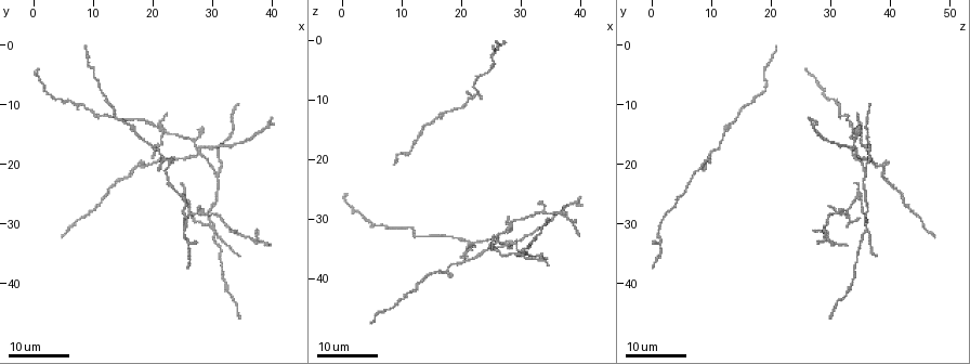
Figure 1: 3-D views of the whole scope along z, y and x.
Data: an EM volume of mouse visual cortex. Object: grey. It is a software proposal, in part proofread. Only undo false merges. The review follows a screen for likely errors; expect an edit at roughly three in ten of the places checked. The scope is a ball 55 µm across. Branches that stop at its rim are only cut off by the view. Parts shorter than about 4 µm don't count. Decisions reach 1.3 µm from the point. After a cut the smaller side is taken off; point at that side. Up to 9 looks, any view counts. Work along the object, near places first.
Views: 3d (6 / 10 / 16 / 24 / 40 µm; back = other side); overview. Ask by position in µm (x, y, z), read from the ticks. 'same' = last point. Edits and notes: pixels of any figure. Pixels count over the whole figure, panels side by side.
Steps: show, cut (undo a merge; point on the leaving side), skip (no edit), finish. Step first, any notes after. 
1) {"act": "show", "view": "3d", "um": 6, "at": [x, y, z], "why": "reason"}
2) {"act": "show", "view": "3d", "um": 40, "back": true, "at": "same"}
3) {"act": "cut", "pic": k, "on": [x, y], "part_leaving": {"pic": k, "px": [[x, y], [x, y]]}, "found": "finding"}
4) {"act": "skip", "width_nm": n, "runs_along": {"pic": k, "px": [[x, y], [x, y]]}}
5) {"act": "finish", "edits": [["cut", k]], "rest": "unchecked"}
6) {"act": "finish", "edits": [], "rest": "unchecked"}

{"act": "show", "view": "3d", "um": 16, "at": [12.0, 11.5, 31.5], "why": "sudden change in width"}

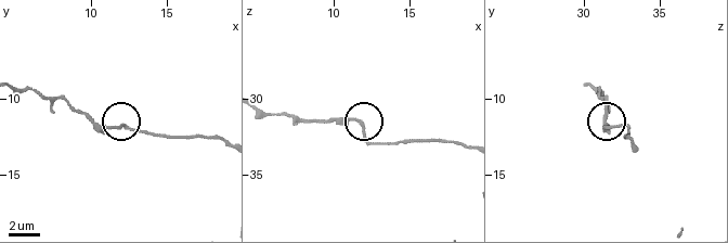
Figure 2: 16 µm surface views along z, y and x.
{"act": "show", "view": "3d", "um": 10, "at": [11.8, 12.0, 31.6]}

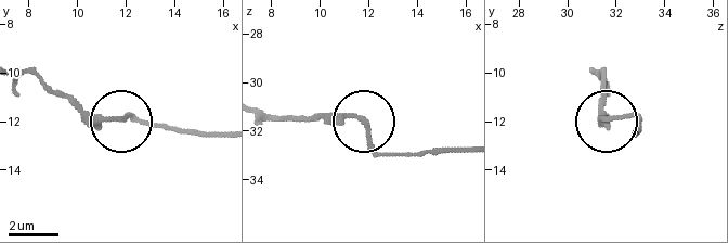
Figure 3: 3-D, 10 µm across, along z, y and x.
{"act": "skip", "width_nm": 190, "runs_along": {"pic": 3, "px": [[260, 111], [353, 115], [364, 122], [373, 146], [401, 153]]}, "found": "all the same cell"}

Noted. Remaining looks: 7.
{"act": "show", "view": "3d", "um": 16, "at": [31.0, 22.0, 35.5], "why": "side arm on a straight run"}

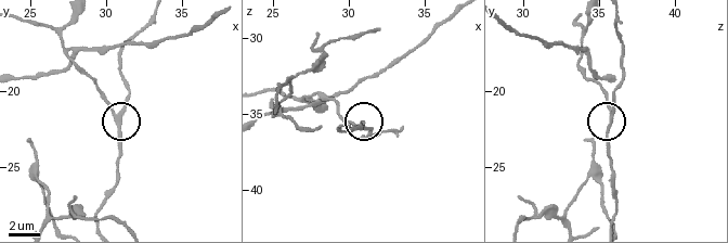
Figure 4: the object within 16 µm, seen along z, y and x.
{"act": "show", "view": "3d", "um": 10, "at": [30.8, 21.6, 35.8]}

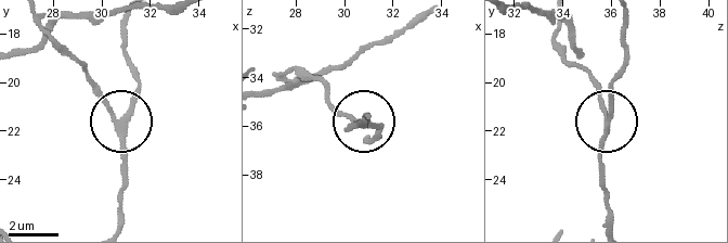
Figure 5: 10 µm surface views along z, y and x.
{"act": "skip", "arms": 3, "runs_along": {"pic": 5, "px": [[41, 22], [82, 64], [116, 115], [126, 115], [141, 74]]}, "found": "one cell here"}

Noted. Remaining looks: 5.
{"act": "show", "view": "3d", "um": 24, "at": [22.0, 14.0, 34.5], "why": "four arms meet"}

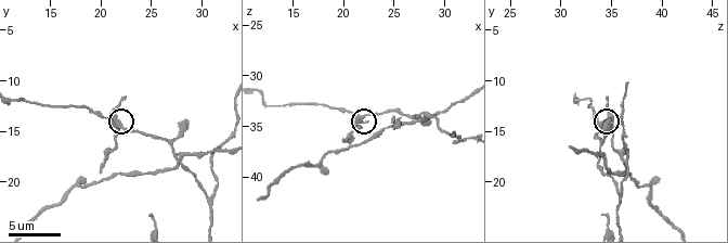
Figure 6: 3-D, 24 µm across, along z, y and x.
{"act": "show", "view": "3d", "um": 10, "at": [21.6, 14.2, 34.0]}

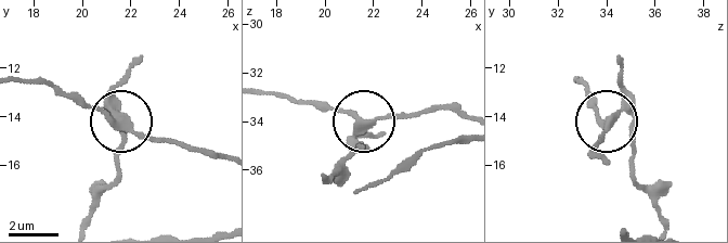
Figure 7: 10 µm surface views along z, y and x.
{"act": "cut", "pic": 7, "on": [127, 73], "arms": 4, "part_leaving": {"pic": 7, "px": [[112, 111], [121, 146], [114, 177], [89, 220]]}, "found": "a second cell is stuck on"}

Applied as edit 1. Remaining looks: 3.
{"act": "show", "view": "3d", "um": 10, "at": [27.6, 18.0, 34.4], "why": "four or more arms meet"}

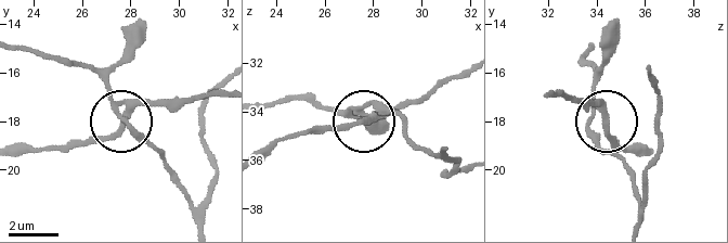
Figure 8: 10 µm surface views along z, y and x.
{"act": "show", "view": "3d", "um": 6, "at": [27.6, 18.2, 34.3]}

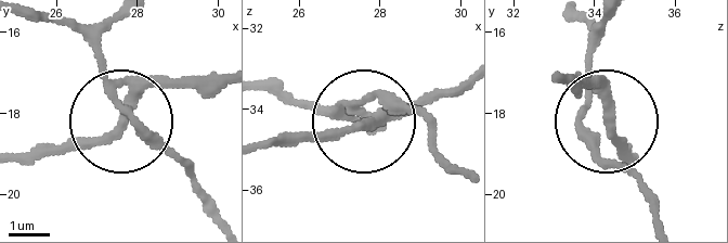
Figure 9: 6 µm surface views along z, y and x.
{"act": "cut", "pic": 9, "on": [172, 87], "width_nm": 240, "part_leaving": {"pic": 9, "px": [[353, 105], [371, 116], [267, 143]]}, "found": "a second cell is stuck on"}

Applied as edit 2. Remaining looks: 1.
{"act": "finish", "edits": [["cut", 7], ["cut", 9]], "rest": "unchecked"}

